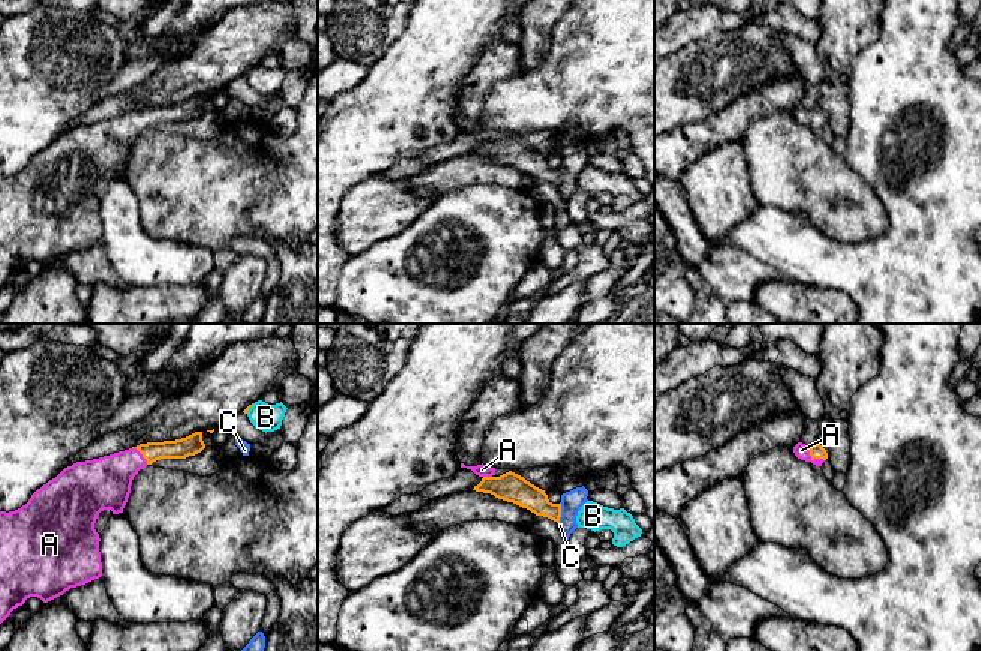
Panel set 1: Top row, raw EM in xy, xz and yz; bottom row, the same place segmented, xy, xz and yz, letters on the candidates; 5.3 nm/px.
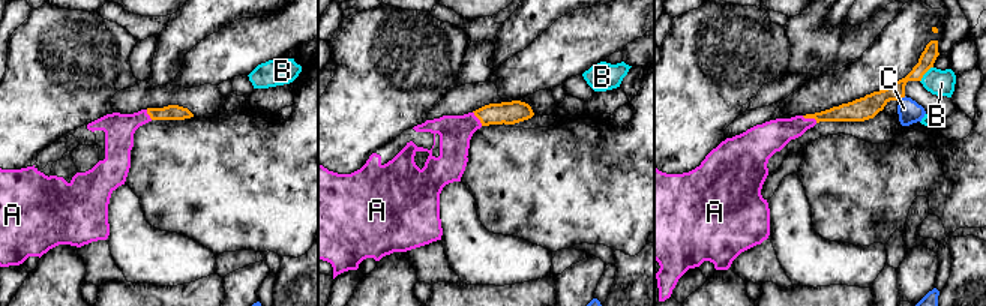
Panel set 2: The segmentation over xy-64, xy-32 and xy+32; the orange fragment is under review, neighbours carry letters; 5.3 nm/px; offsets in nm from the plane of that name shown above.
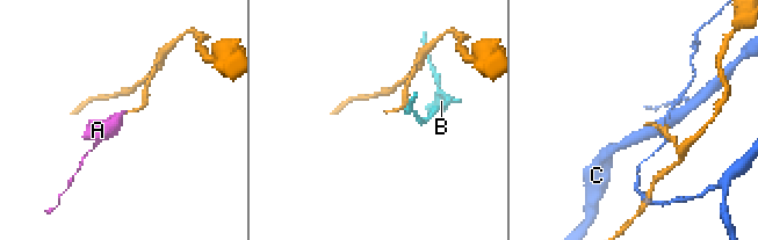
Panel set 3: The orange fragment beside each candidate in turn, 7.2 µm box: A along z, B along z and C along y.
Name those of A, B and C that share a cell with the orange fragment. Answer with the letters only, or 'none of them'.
A

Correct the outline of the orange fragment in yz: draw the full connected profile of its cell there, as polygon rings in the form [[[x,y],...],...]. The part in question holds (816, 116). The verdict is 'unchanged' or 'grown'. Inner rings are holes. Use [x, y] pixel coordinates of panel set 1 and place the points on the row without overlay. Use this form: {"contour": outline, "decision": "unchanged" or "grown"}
{"contour": [[[798,106],[794,111],[794,117],[798,123],[812,126],[816,130],[822,130],[822,128],[828,123],[826,114],[818,106],[812,111],[807,111],[802,106]]], "decision": "grown"}

